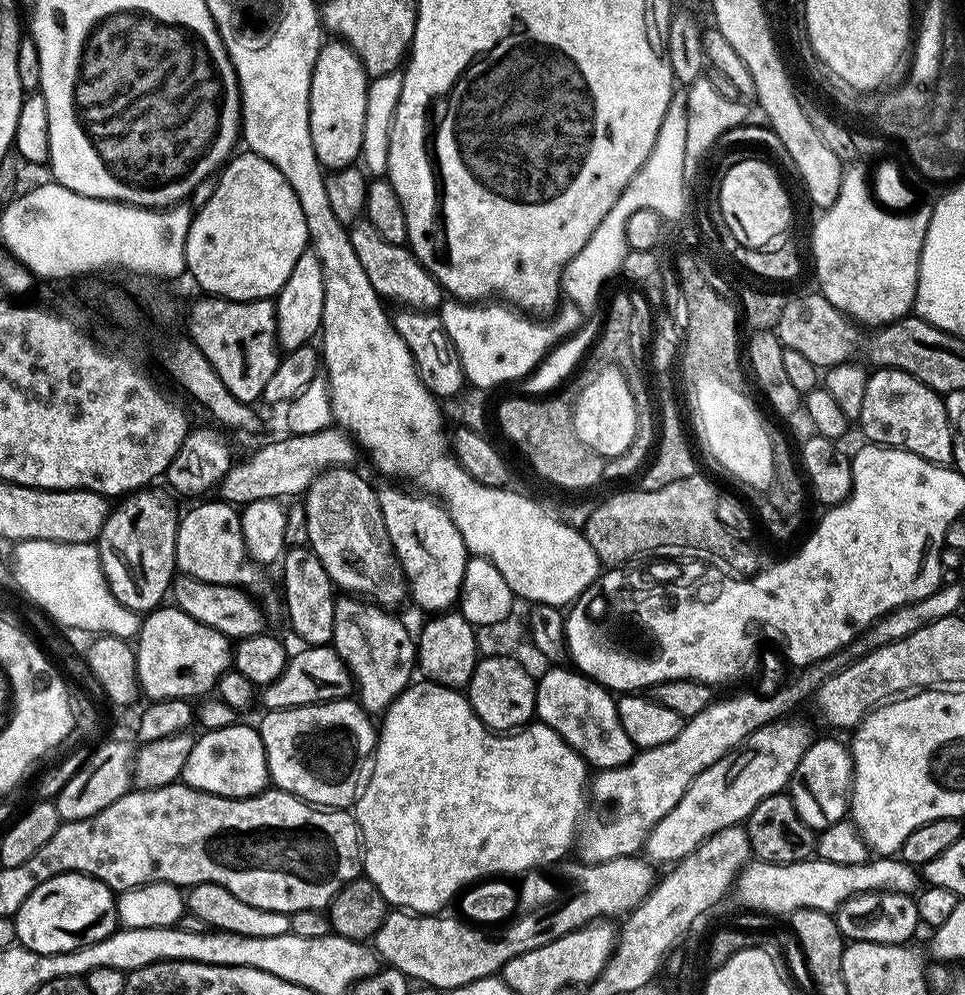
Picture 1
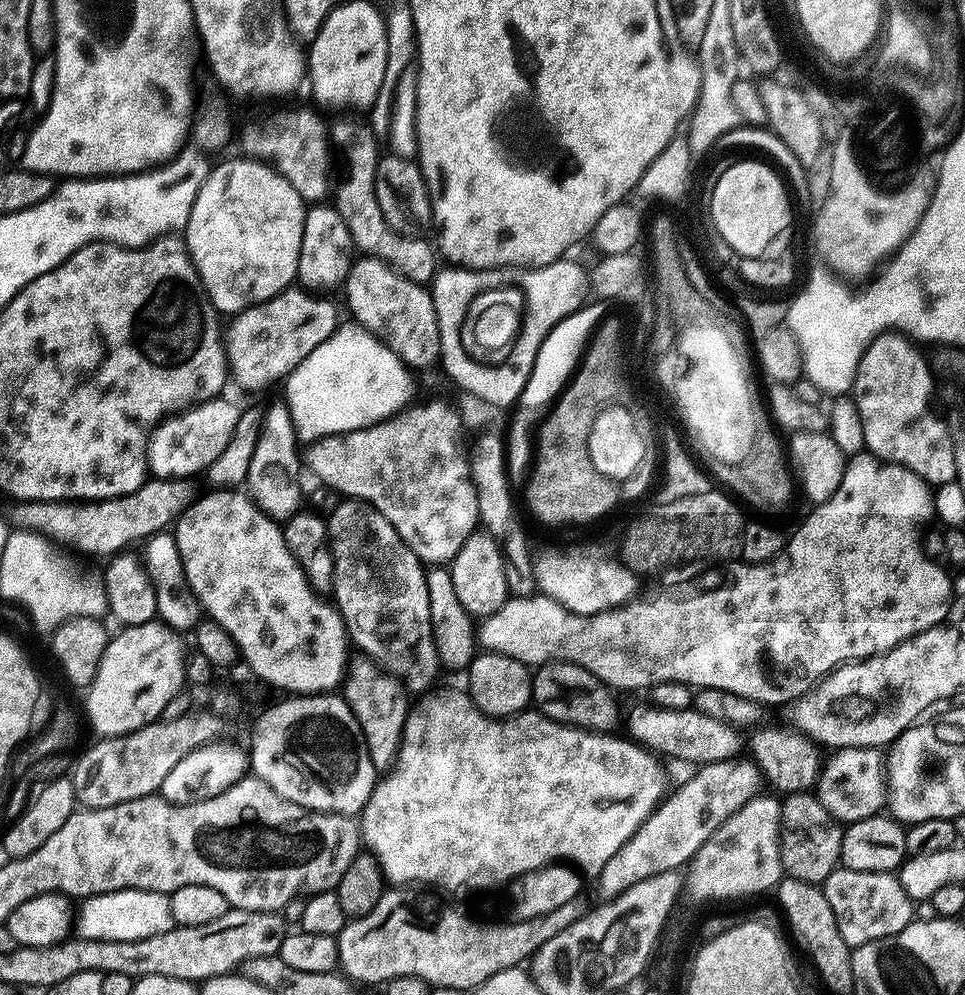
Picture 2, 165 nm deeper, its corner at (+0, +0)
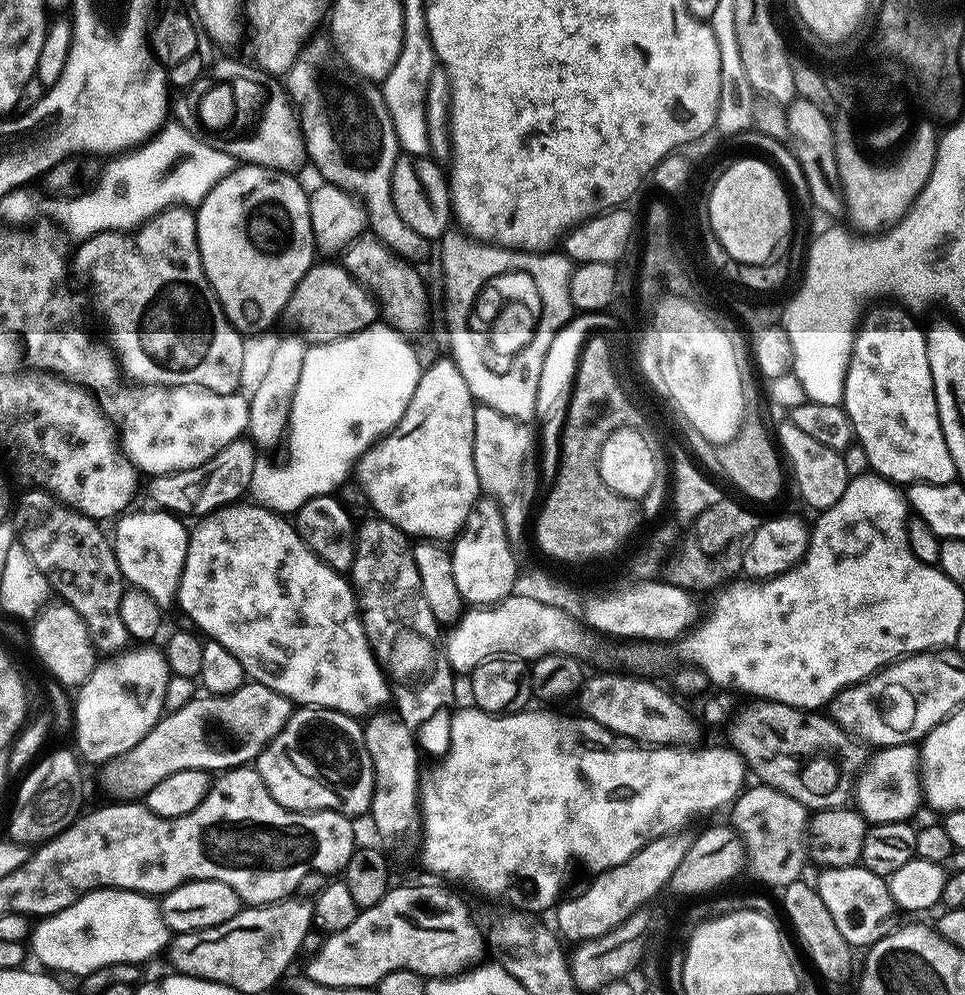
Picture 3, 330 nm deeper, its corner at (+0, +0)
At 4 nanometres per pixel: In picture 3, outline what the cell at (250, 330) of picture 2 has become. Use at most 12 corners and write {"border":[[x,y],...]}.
{"border":[[313,263],[290,312],[312,342],[375,325],[378,304],[343,263]]}

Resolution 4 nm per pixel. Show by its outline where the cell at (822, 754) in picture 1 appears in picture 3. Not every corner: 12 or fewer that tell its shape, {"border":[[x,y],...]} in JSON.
{"border":[[881,747],[859,777],[869,825],[911,821],[922,808],[922,752]]}

